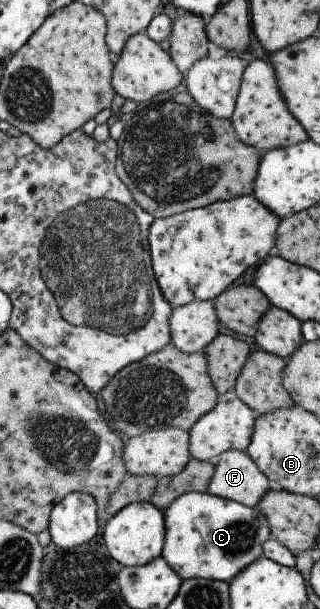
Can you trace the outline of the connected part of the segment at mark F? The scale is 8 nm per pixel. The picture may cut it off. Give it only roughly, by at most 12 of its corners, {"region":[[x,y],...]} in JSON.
{"region":[[222,451],[207,492],[254,508],[269,481],[244,451]]}

